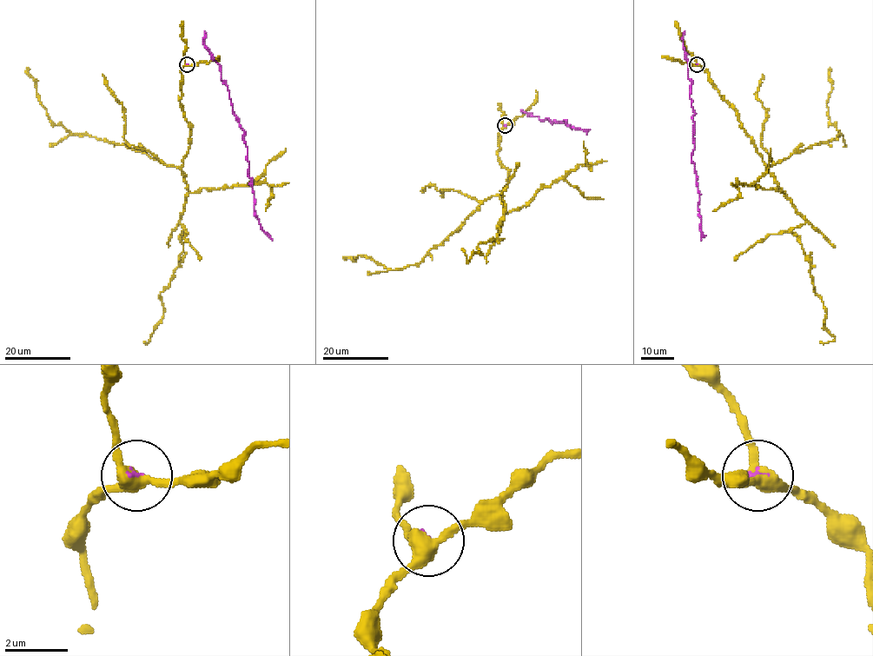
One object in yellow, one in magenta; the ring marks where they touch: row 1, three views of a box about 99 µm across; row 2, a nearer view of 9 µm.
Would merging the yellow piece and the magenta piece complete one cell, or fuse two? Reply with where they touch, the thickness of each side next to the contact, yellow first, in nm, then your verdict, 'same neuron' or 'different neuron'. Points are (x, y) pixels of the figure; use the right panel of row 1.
at (697, 64); 380 nm thick on the yellow side, 100 nm on the other; different neuron

